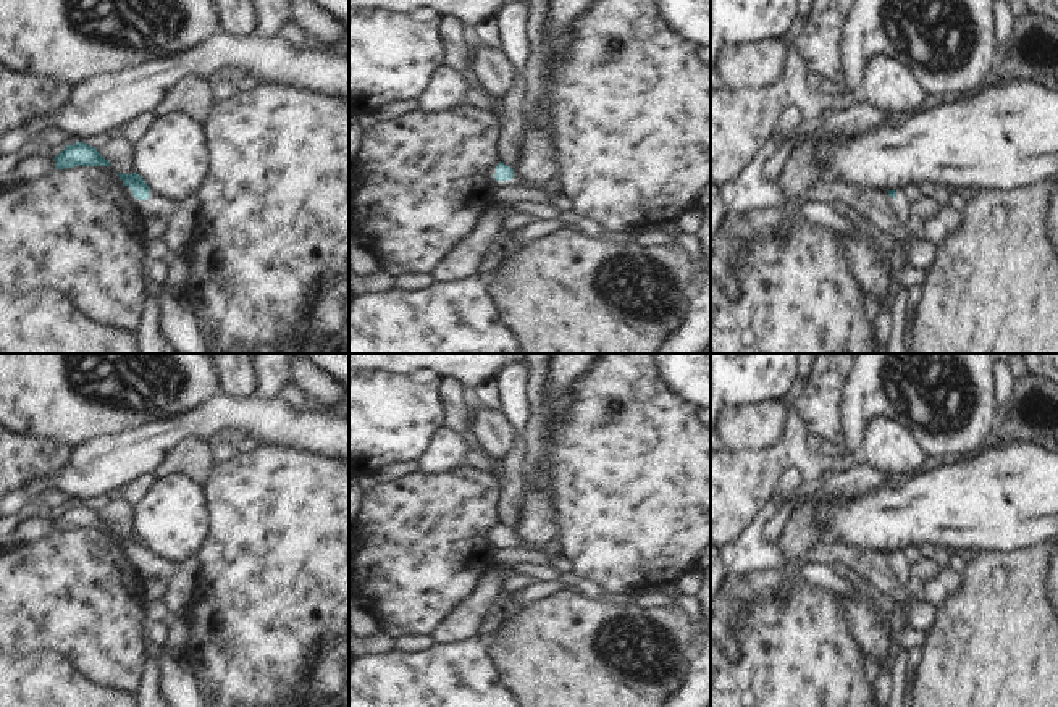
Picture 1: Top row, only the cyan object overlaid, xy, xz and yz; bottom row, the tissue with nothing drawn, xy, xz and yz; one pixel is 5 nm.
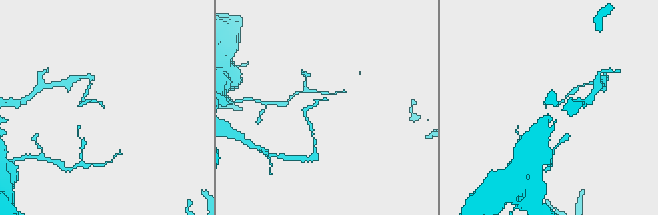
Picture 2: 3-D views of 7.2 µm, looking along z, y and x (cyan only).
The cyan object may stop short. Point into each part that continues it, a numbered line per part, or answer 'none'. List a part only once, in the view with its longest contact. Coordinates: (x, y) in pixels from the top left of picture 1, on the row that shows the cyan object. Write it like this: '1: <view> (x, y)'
1: xz (512, 183)

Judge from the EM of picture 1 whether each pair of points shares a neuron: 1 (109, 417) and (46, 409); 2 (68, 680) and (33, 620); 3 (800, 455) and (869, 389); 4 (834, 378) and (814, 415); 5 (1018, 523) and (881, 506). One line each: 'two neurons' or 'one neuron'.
1: one neuron
2: two neurons
3: two neurons
4: one neuron
5: one neuron

